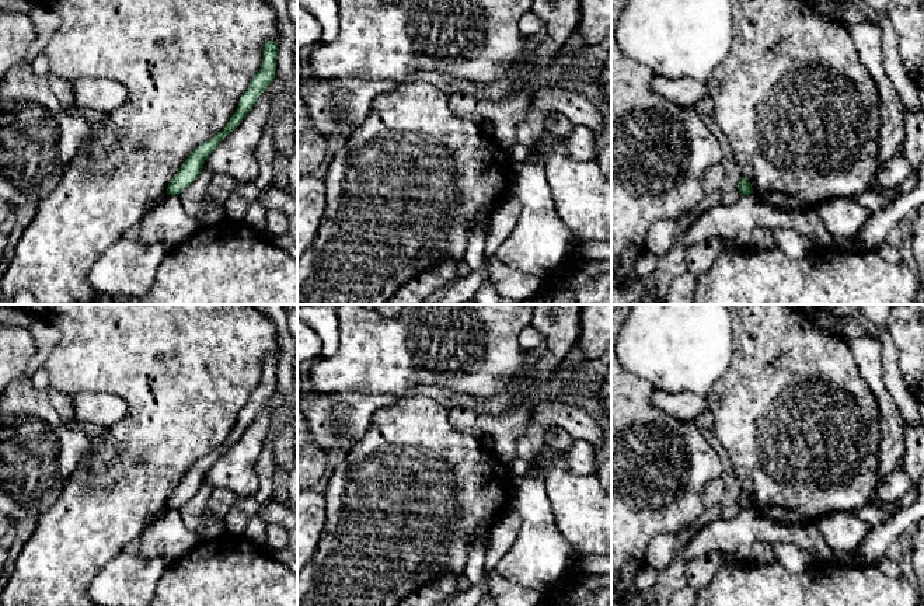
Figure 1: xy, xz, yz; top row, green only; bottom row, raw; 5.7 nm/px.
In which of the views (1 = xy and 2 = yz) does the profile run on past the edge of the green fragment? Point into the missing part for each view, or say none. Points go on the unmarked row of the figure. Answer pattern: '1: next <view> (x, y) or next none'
1: next none
2: next none

